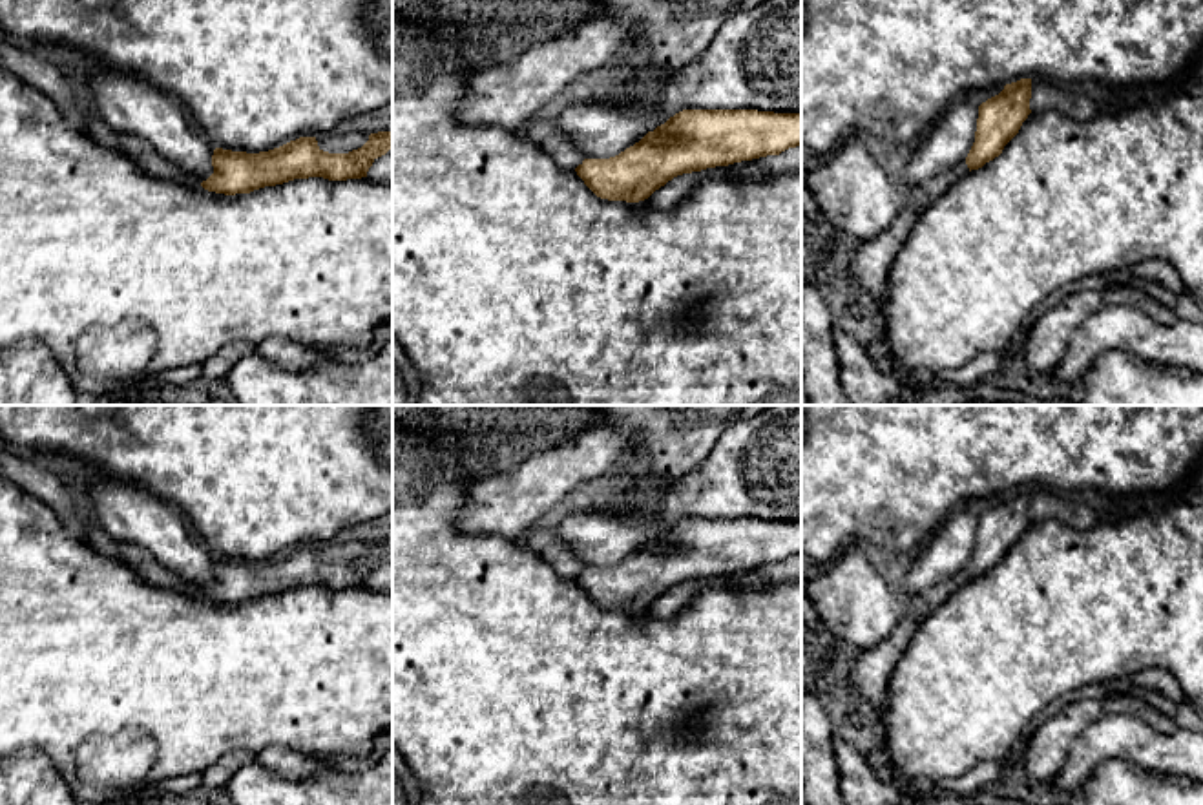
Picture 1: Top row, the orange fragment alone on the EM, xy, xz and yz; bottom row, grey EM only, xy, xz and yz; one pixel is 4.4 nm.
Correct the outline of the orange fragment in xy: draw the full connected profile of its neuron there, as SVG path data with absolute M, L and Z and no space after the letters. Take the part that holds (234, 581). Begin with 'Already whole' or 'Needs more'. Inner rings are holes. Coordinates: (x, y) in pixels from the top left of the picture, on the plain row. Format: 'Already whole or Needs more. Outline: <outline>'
Already whole. Outline: M371 542L369 549L349 562L329 562L316 546L299 546L279 557L246 562L215 557L214 582L201 591L208 601L235 604L294 588L323 586L347 590L367 586L372 571L392 559L392 542Z

